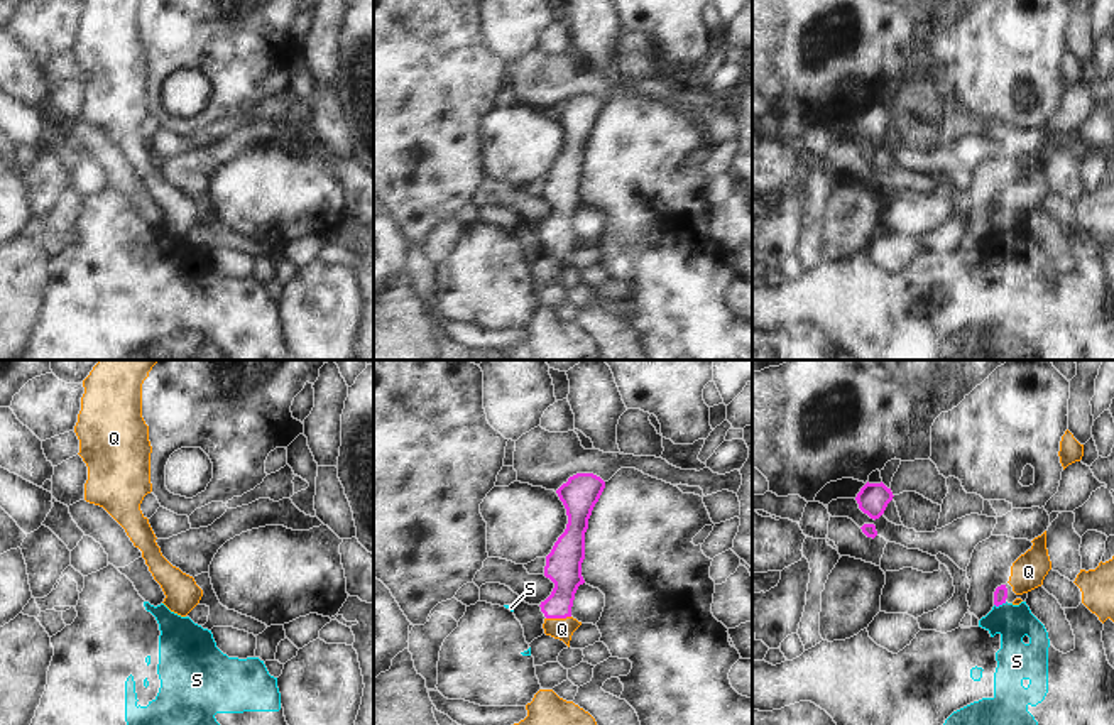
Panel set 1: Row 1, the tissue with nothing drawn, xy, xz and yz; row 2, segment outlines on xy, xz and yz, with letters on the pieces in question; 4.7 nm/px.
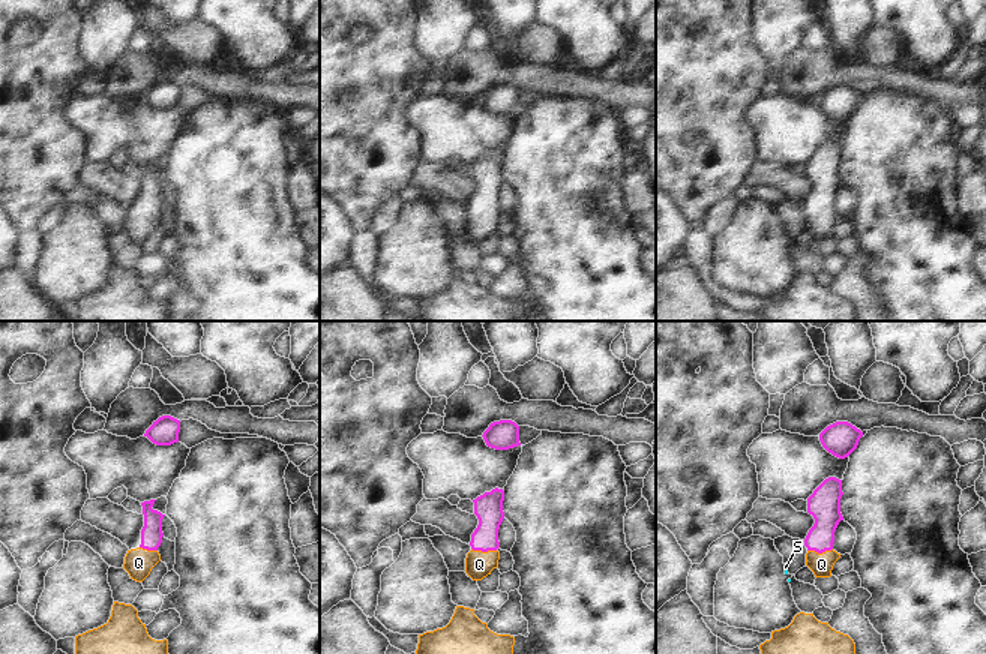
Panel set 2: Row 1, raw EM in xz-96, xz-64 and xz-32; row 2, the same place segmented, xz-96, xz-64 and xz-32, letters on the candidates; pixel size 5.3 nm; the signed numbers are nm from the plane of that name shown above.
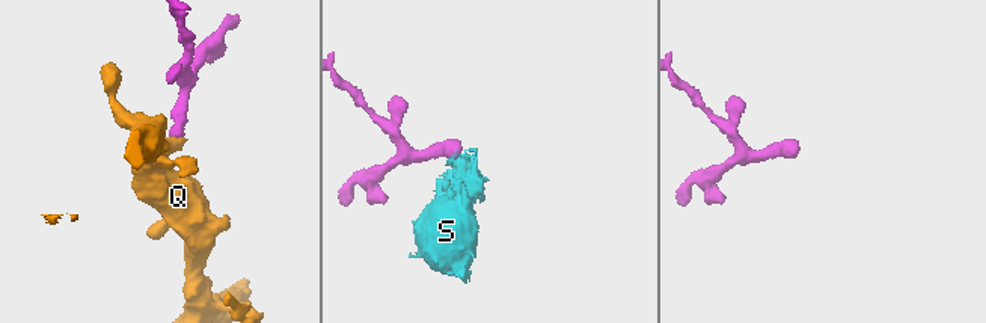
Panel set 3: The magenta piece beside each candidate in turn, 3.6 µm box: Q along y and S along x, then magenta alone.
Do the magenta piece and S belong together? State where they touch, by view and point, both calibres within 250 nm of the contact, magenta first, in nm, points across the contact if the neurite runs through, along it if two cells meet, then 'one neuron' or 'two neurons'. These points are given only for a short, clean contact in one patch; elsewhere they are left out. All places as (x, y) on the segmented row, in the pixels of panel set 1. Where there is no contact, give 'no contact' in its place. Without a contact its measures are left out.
contact yz (999, 604); calibres 60 and 170 nm; border yz (1006, 602), (994, 605); two neurons

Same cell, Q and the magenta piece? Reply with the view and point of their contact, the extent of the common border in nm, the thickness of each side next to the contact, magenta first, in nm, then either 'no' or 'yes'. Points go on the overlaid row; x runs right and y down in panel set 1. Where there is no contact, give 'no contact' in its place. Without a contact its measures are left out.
contact xz (558, 617); length 120 nm; calibres 180 and 100 nm; yes

